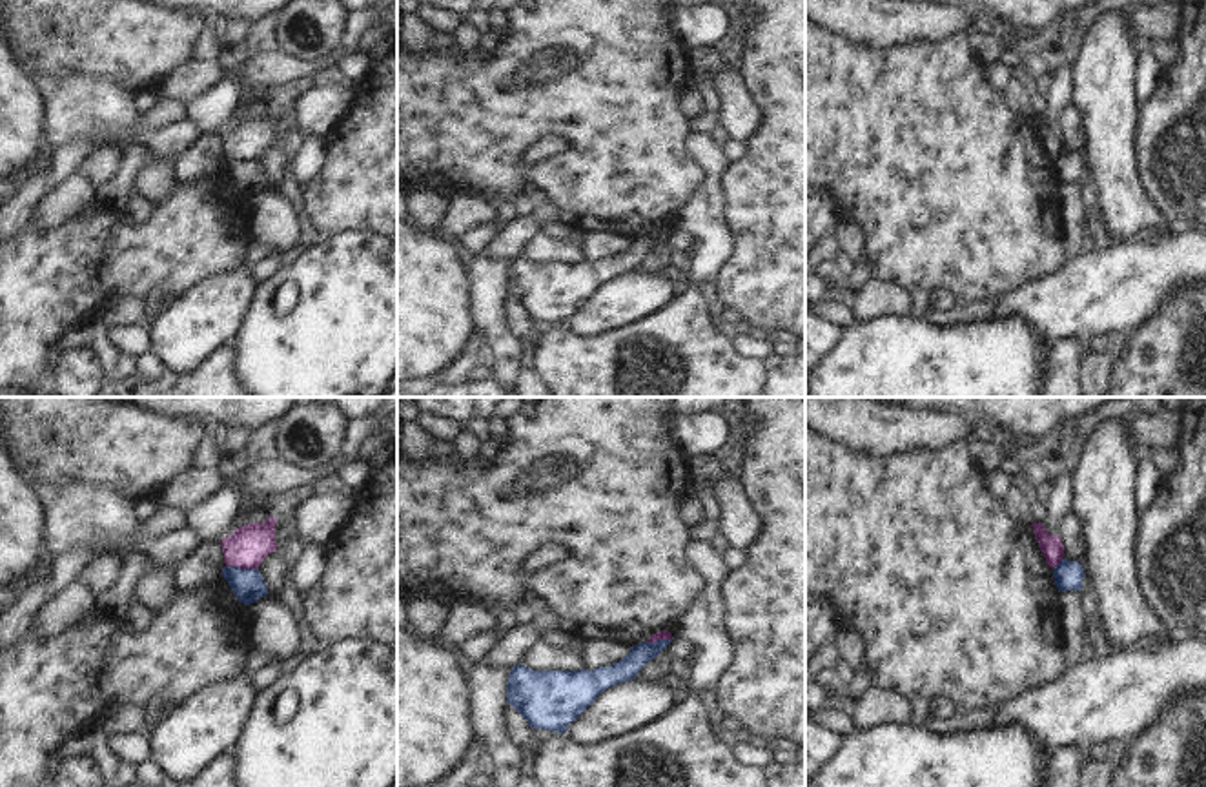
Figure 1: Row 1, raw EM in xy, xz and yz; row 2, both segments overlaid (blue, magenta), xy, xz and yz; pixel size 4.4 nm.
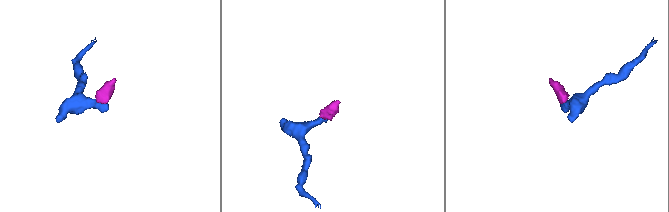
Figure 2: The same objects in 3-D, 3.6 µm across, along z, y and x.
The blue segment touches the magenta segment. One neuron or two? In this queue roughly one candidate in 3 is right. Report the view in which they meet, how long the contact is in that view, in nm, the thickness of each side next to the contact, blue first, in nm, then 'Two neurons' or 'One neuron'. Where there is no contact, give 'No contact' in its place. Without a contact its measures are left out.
Touches blue in xy. Shared border 140 nm. Thickness 140 nm (blue) against 180 nm. Two neurons.

